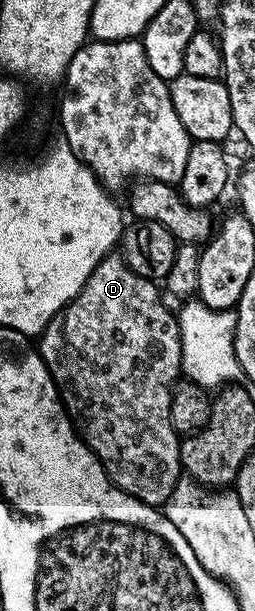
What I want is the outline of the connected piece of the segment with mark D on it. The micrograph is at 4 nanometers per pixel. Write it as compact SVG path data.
M103 254L100 265L92 269L86 284L80 289L80 293L72 300L67 307L63 307L52 317L52 321L43 329L40 338L36 343L36 350L41 355L48 373L54 378L62 397L62 406L66 408L66 414L70 416L75 428L80 432L82 440L89 445L92 453L102 463L102 468L108 473L108 477L124 493L144 501L149 507L161 508L169 501L169 495L173 487L177 485L180 476L183 474L182 458L180 457L180 435L174 430L173 421L170 419L170 398L172 388L179 382L182 371L181 333L178 329L178 320L175 312L166 308L162 300L163 292L158 292L159 284L153 279L140 277L140 273L133 271L121 254Z

